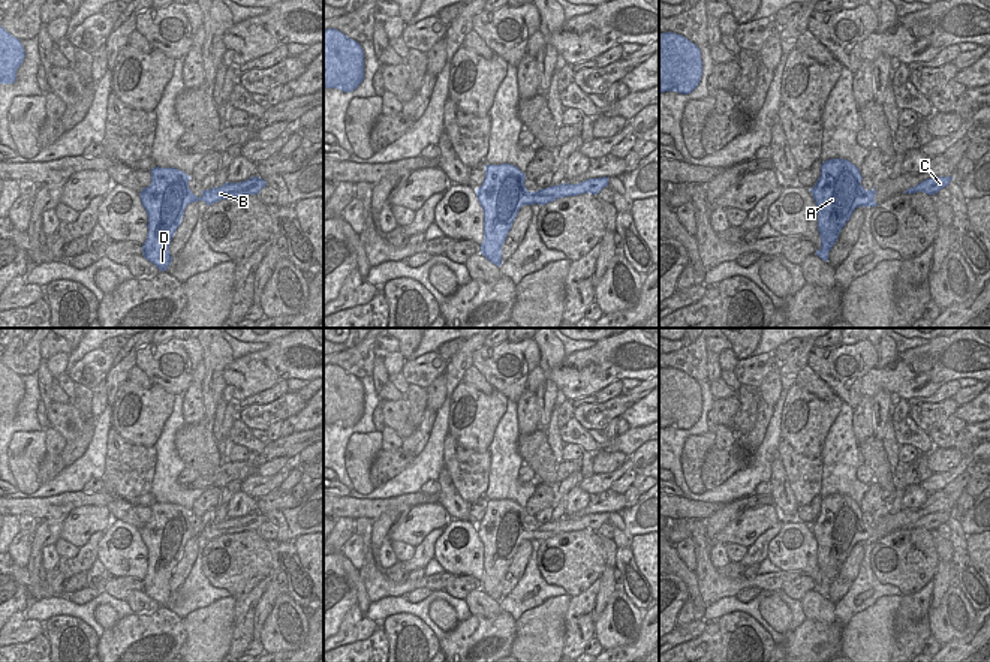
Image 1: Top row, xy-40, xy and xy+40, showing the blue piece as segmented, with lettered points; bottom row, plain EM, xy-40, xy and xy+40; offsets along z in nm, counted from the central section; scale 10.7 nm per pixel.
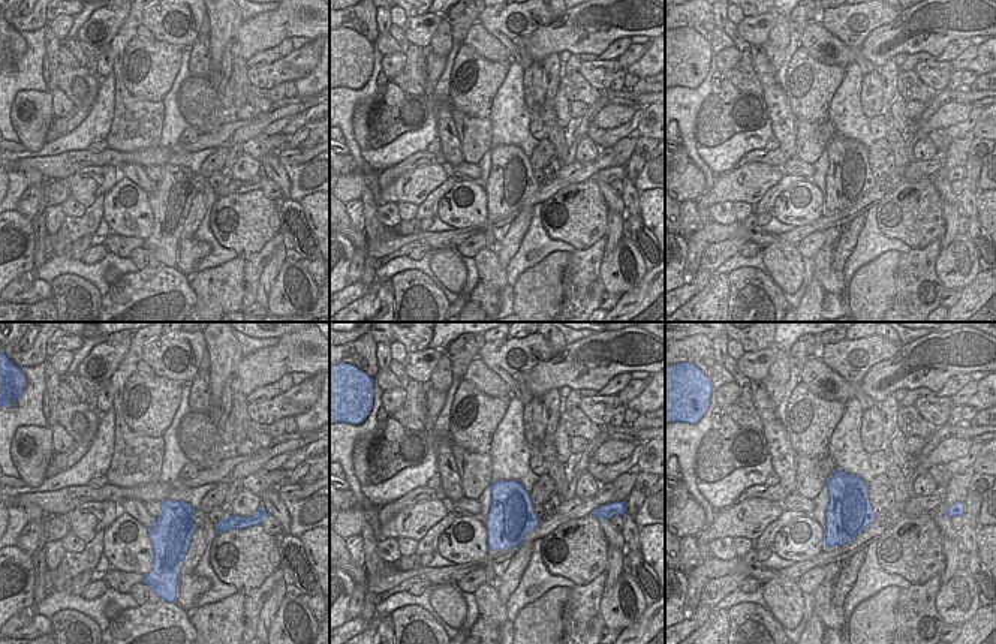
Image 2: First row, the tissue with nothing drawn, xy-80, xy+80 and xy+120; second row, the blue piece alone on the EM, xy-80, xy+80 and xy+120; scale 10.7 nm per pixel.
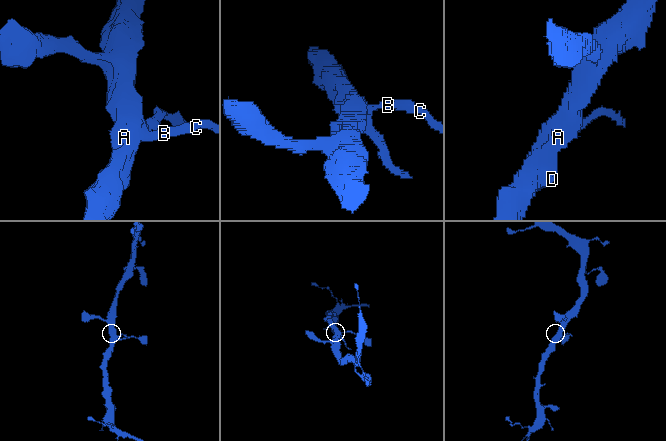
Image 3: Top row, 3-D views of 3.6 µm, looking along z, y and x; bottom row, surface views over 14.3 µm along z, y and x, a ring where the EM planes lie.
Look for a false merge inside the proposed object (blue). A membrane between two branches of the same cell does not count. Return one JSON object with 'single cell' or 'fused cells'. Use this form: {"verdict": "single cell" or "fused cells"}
{"verdict": "single cell"}

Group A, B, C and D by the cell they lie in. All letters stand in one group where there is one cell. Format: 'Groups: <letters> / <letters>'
Groups: A B C D

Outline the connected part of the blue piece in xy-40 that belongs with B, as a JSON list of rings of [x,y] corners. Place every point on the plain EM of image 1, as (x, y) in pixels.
[[[153,503],[151,520],[139,529],[142,542],[148,551],[148,569],[142,580],[142,590],[160,607],[166,607],[172,592],[169,580],[177,563],[181,560],[184,545],[189,539],[204,536],[207,541],[222,535],[258,530],[265,521],[265,515],[252,512],[240,518],[225,518],[220,523],[202,526],[202,532],[193,530],[189,524],[189,512],[175,503]]]

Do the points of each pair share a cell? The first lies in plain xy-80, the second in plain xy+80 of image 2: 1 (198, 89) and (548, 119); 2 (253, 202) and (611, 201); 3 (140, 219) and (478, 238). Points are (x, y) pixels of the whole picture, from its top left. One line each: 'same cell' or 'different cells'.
1: same cell
2: different cells
3: different cells

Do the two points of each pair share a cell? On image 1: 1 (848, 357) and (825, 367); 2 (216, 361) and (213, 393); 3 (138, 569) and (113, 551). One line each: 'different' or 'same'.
1: same
2: same
3: same

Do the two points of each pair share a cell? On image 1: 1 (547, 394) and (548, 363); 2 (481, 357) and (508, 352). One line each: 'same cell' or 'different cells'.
1: same cell
2: same cell

